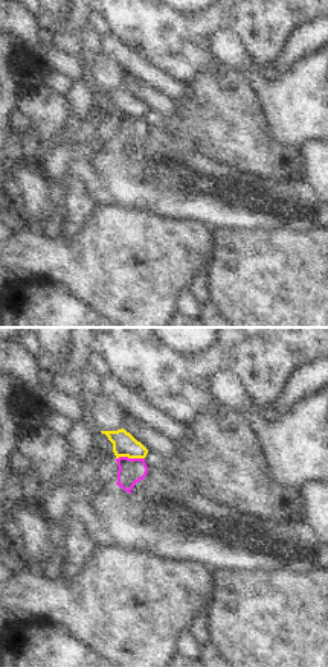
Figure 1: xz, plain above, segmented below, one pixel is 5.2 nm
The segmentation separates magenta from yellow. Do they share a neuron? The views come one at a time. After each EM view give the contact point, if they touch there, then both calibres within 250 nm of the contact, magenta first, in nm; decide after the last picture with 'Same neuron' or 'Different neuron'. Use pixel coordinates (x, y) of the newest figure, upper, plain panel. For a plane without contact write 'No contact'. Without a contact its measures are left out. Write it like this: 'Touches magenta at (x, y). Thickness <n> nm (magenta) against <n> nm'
Touches magenta at (130, 118). Thickness 140 nm (magenta) against 130 nm.

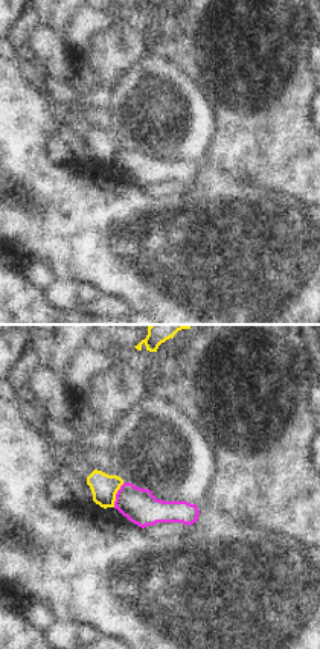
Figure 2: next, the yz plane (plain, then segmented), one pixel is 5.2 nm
Touches magenta at (116, 154). Thickness 180 nm (magenta) against 140 nm.

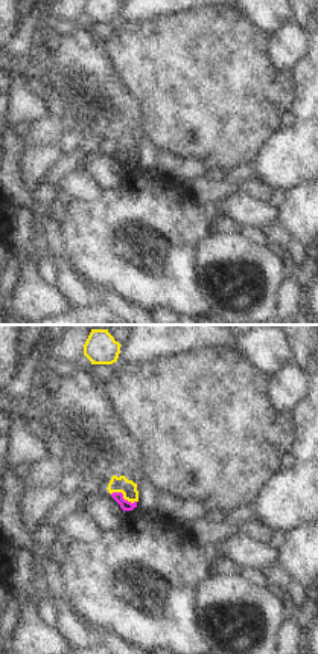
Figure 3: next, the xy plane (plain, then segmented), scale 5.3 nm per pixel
Touches magenta at (122, 156). Thickness 60 nm (magenta) against 90 nm.

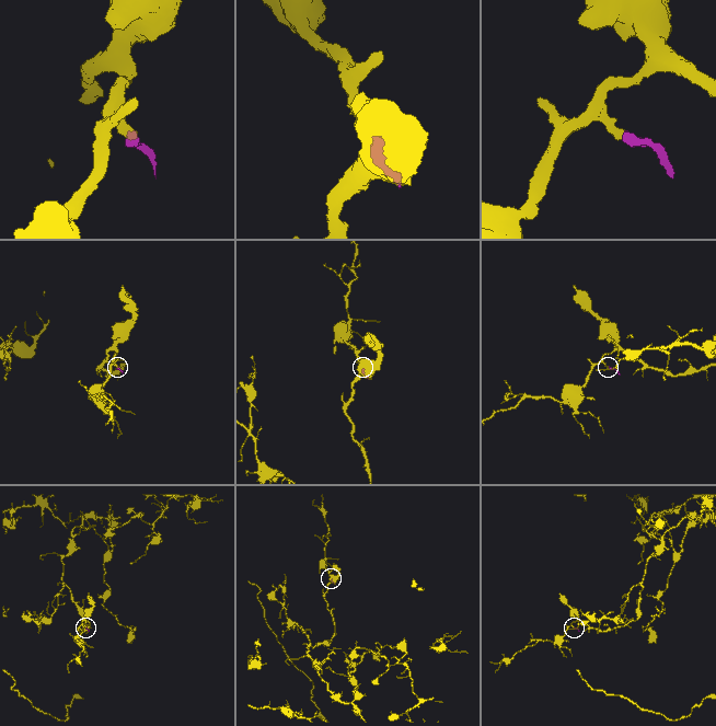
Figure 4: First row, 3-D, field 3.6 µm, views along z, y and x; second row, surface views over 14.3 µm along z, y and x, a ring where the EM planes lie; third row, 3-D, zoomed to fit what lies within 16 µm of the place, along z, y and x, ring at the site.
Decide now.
Different neuron.

